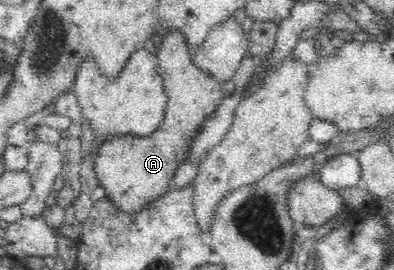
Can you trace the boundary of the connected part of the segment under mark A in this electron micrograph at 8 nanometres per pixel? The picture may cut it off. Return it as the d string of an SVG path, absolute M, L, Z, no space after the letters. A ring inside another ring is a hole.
M175 31L165 37L159 49L158 71L163 77L168 102L162 125L147 137L113 135L97 147L99 153L93 161L94 170L113 208L129 214L139 213L149 201L168 193L176 167L188 159L187 153L191 149L188 144L193 133L197 133L197 129L217 110L226 96L223 83L193 64L191 52L184 35Z

